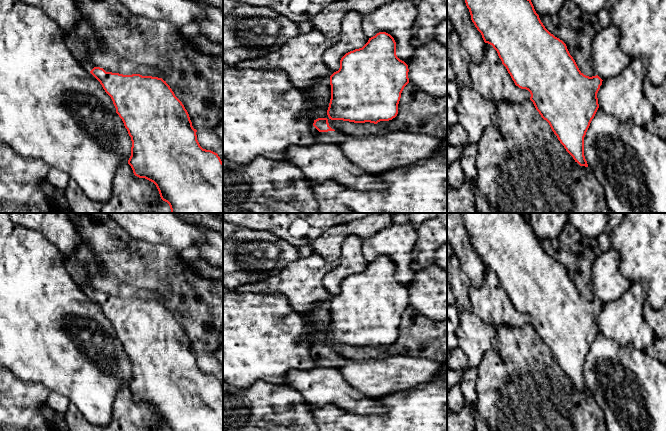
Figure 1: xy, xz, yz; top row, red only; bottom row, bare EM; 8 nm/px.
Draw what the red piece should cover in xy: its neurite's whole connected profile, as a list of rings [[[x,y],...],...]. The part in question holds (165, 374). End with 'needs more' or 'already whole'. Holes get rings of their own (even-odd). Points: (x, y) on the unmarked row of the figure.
[[[82,286],[111,321],[116,337],[131,361],[128,388],[135,400],[153,406],[170,431],[223,431],[223,386],[217,377],[203,373],[189,338],[162,302],[106,296]]]; needs more

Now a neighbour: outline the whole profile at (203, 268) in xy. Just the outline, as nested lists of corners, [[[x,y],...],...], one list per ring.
[[[203,259],[190,262],[190,265],[200,276],[214,280],[220,280],[223,282],[223,268],[213,266]]]

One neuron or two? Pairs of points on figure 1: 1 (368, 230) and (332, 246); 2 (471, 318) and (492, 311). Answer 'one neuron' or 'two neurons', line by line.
1: one neuron
2: two neurons

